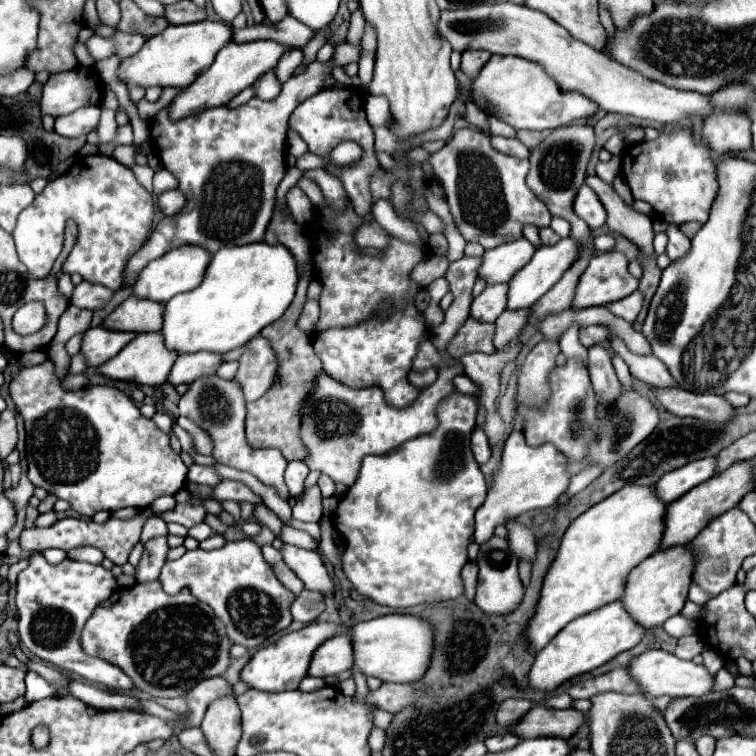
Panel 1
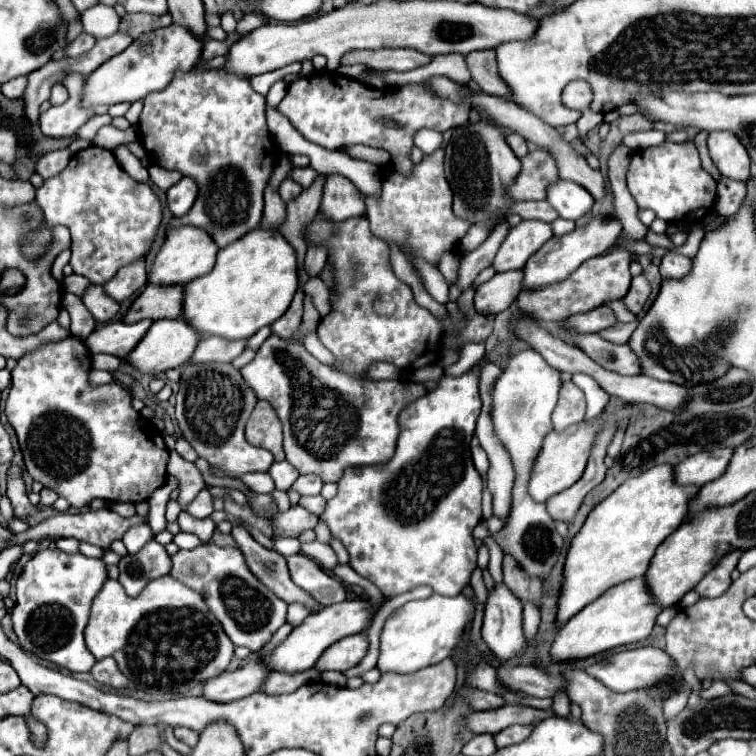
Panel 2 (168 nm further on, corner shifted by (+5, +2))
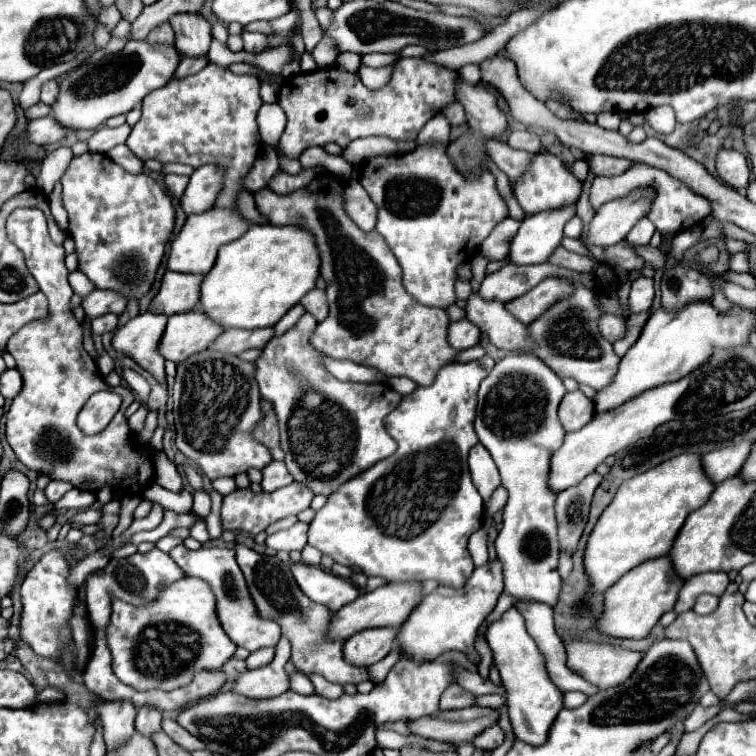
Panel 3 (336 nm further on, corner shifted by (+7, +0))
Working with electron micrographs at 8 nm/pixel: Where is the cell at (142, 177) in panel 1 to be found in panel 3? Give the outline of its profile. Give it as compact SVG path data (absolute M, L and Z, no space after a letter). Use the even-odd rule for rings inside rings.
M125 144L111 148L107 154L109 154L109 158L111 158L113 162L121 164L127 172L131 172L131 174L143 172L143 162L141 162L141 160L139 160L139 158L125 146Z

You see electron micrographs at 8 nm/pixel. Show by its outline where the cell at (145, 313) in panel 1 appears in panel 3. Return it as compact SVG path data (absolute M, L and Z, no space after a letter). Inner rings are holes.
M167 272L161 284L159 294L153 298L149 310L155 314L183 314L197 308L197 300L201 298L201 280L205 276L197 274L179 274Z

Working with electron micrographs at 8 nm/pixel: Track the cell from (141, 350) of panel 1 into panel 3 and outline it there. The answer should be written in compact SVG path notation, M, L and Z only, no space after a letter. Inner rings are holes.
M201 310L175 314L169 316L159 350L167 360L183 362L189 356L209 348L221 332L221 324L213 324L213 320L209 320L209 316Z

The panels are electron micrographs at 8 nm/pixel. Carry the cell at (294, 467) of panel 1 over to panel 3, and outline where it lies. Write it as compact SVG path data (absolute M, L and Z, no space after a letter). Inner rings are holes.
M273 460L271 464L267 464L263 468L263 480L261 480L261 488L265 492L273 492L277 488L283 488L287 484L293 482L293 476L289 476L289 470L285 466L285 462L277 462Z

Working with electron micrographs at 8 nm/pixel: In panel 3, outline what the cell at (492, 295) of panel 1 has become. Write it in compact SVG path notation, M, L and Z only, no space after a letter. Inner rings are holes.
M549 262L535 264L535 266L517 266L517 264L505 264L493 274L487 274L481 282L479 294L485 300L499 300L507 304L507 300L515 300L529 292L533 286L537 286L541 280L549 276L560 276L574 282L581 282L590 288L596 287L595 277L588 273L578 273L566 268L553 266Z

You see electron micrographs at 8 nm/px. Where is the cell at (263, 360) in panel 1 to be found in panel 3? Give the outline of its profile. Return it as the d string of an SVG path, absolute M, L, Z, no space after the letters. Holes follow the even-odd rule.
M307 312L307 314L303 314L303 318L301 318L301 320L299 320L299 322L297 322L289 332L285 332L283 336L275 336L275 338L271 338L269 344L263 348L263 354L261 354L261 356L257 358L257 362L255 362L255 366L257 366L255 378L257 378L257 384L259 384L261 396L267 398L267 400L271 400L273 406L275 406L275 412L277 412L277 418L279 418L279 428L281 428L281 448L283 448L283 452L285 452L285 464L287 464L291 476L295 478L295 482L305 484L307 488L311 488L313 494L329 496L329 494L333 494L333 492L335 492L343 482L347 482L347 480L335 480L335 476L339 476L343 468L347 468L349 464L353 464L353 476L357 476L357 474L361 474L363 470L367 470L369 466L373 466L375 462L383 460L383 458L387 458L387 456L391 456L391 454L395 452L395 440L387 434L387 430L385 430L385 426L383 426L383 418L385 418L385 416L387 416L387 414L389 414L389 412L399 404L401 396L399 396L395 390L391 390L387 384L341 382L341 380L337 380L333 374L329 374L329 372L325 370L325 366L321 364L321 356L323 356L323 352L319 352L317 348L313 348L311 342L309 342L309 338L311 338L315 326L317 326L317 320Z

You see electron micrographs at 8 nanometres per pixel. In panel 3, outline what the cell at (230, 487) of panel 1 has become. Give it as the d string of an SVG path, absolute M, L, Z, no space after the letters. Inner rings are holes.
M199 518L197 524L191 528L191 538L195 538L195 540L201 542L201 544L205 544L205 542L209 540L209 534L207 534L207 530L205 530L205 520L203 520L203 518Z

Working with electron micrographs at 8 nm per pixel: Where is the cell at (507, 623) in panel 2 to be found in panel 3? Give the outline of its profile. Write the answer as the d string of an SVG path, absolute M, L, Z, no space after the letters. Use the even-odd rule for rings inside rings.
M509 608L501 620L491 624L487 642L493 652L493 664L497 666L503 686L507 690L507 706L511 716L511 726L517 740L541 746L547 740L549 728L563 708L563 692L551 682L545 668L545 656L537 648L535 640L525 630L525 620L517 608Z

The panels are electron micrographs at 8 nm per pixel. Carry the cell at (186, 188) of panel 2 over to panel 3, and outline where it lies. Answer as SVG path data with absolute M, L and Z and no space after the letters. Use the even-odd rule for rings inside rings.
M201 166L193 172L189 178L189 186L185 190L185 196L181 198L183 210L187 214L205 212L205 208L211 208L223 188L223 170L219 166Z

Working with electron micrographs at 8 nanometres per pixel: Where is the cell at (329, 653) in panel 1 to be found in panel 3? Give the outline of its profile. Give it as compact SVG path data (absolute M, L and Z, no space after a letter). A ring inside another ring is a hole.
M369 628L357 632L345 642L345 660L355 666L371 666L391 652L395 638L397 628Z

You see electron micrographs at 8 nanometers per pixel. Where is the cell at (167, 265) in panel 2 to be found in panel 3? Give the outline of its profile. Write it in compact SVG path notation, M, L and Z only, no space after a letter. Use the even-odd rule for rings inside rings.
M213 206L201 214L187 216L183 230L171 244L171 252L167 258L169 270L185 272L185 274L207 274L217 260L217 250L221 248L221 244L229 244L241 238L243 232L247 232L247 228L249 228L249 222L239 212L227 210L227 208ZM195 264L209 264L209 266L195 266Z

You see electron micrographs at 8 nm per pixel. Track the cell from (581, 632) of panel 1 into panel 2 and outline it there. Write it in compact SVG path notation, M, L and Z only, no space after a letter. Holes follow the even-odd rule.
M635 578L619 586L613 586L603 596L599 596L595 602L587 604L565 626L561 626L561 630L557 632L551 644L551 660L553 662L583 660L583 658L601 654L617 646L645 640L651 634L651 628L655 626L655 618L659 612L661 608L655 606L649 598L645 578Z

